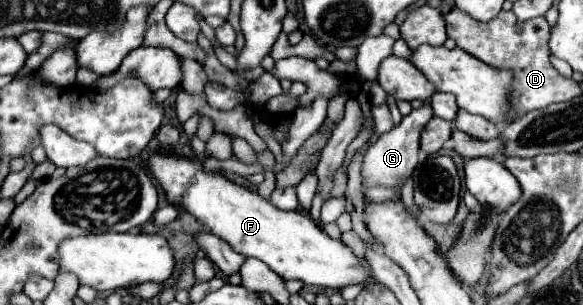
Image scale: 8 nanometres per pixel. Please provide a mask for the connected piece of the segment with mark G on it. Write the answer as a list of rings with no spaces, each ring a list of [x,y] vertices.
[[[425,103],[423,107],[413,109],[409,115],[405,115],[401,119],[399,125],[395,125],[387,133],[379,135],[377,141],[373,145],[369,145],[369,149],[365,151],[365,157],[363,157],[363,167],[361,167],[365,187],[369,187],[369,185],[397,187],[397,185],[405,183],[405,179],[413,173],[413,169],[419,163],[419,137],[431,117],[433,117],[433,109],[429,103]]]

